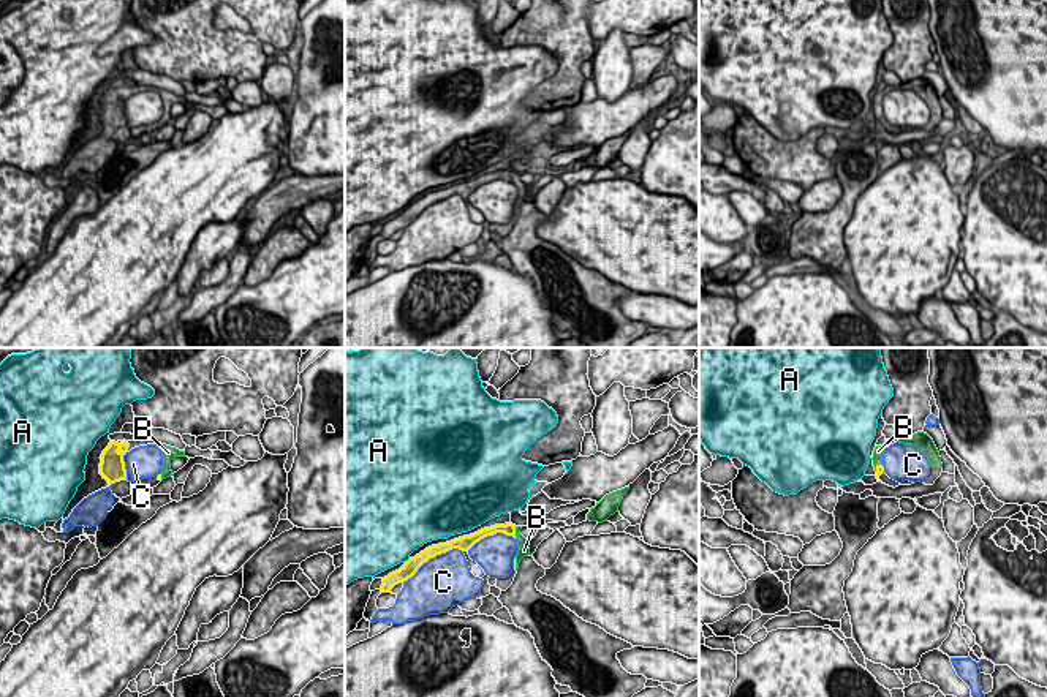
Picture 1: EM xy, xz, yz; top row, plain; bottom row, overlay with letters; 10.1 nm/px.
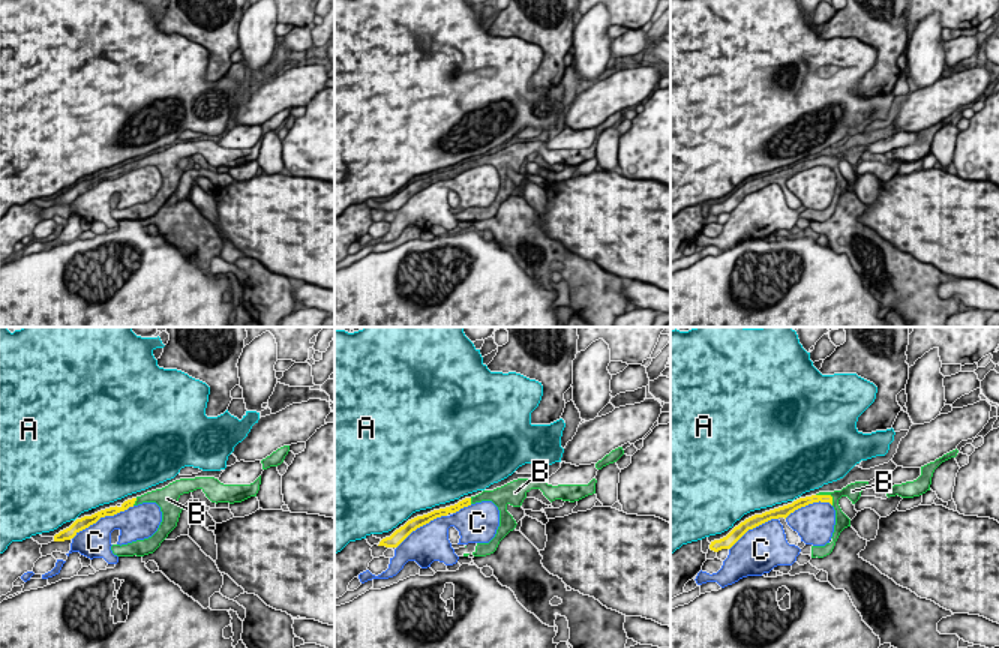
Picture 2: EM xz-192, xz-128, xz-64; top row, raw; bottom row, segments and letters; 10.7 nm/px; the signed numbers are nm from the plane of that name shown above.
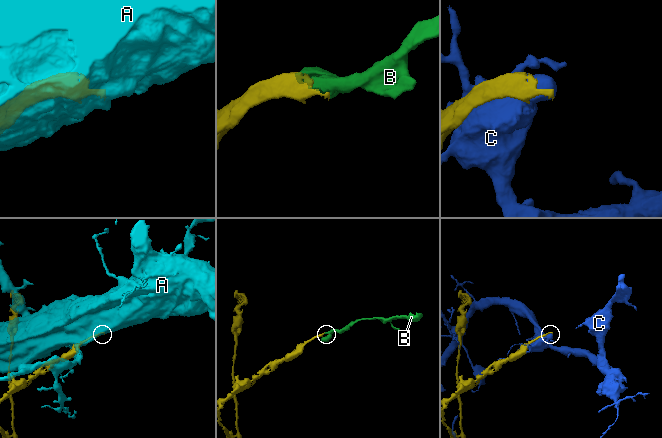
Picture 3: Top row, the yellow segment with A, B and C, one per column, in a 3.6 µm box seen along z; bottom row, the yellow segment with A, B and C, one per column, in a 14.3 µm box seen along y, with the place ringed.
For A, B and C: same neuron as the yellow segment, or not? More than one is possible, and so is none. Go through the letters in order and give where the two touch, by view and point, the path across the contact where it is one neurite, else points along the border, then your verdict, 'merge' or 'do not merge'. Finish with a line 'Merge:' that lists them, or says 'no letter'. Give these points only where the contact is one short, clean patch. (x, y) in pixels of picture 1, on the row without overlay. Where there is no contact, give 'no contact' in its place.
A: xz (408, 206) | do not merge
B: xz (514, 179) | across xz (510, 176), (514, 179), (521, 185), (524, 196) | merge
C: xz (432, 203) | do not merge
Merge: B

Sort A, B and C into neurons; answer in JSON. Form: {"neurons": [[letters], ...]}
{"neurons": [["A"], ["B"], ["C"]]}

